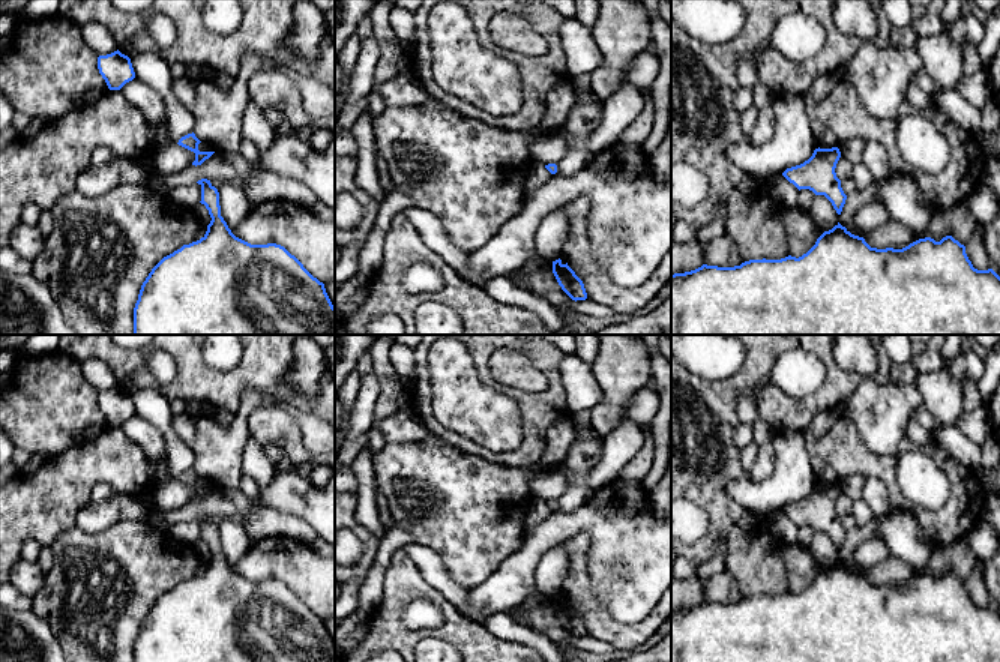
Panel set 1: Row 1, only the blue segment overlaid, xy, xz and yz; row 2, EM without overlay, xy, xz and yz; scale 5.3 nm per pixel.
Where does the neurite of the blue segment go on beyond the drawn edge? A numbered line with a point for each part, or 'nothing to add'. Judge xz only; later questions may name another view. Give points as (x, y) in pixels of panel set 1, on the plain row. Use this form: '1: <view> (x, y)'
nothing to add

